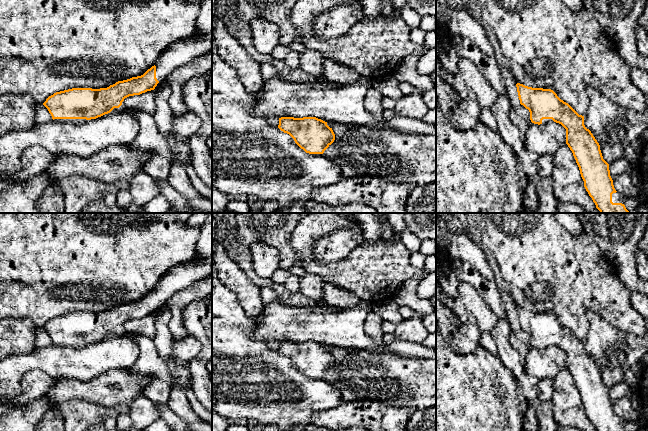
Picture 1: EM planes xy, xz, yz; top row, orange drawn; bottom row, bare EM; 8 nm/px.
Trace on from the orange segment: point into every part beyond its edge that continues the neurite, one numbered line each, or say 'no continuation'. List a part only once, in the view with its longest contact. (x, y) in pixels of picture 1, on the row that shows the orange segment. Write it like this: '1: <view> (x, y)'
1: xy (59, 120)

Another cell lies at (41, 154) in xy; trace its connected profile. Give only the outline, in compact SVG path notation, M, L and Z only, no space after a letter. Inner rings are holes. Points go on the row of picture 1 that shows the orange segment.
M39 145L25 148L20 155L21 167L13 183L20 183L32 176L40 175L54 159L54 154Z

